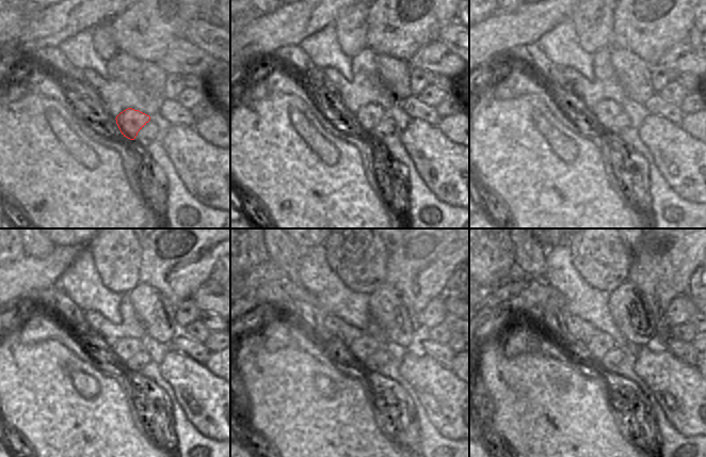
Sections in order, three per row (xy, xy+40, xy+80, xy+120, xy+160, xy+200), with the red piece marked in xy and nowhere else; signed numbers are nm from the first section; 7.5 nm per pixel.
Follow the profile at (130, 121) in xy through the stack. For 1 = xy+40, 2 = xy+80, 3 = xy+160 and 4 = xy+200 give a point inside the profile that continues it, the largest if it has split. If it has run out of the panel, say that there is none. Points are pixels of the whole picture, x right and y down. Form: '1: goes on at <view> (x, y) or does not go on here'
1: goes on at xy+40 (367, 117)
2: goes on at xy+80 (604, 113)
3: goes on at xy+160 (363, 347)
4: goes on at xy+200 (598, 345)

